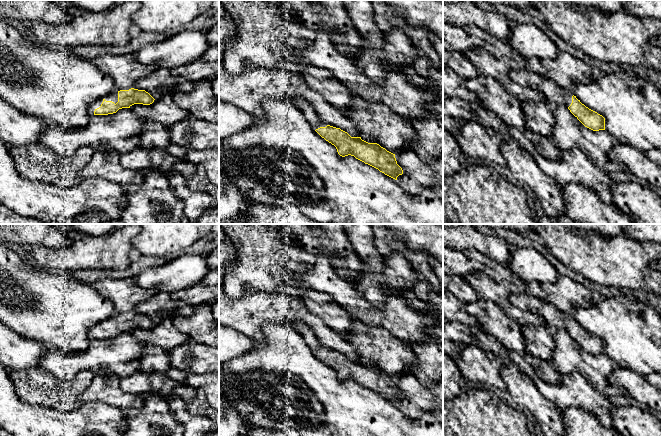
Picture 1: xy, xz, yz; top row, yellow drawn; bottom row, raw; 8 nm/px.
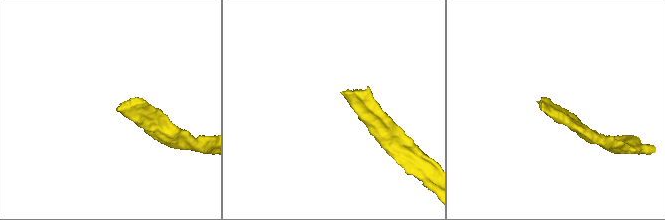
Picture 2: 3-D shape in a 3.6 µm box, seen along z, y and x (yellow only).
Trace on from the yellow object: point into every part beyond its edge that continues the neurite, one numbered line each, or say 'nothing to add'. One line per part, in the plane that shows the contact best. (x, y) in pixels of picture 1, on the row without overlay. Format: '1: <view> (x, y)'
1: xy (113, 320)

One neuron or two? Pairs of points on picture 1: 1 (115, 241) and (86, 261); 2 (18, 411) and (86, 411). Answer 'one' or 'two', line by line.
1: one
2: one

